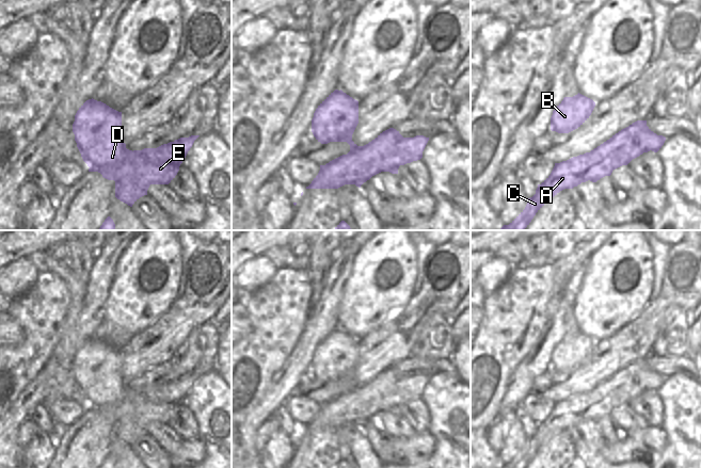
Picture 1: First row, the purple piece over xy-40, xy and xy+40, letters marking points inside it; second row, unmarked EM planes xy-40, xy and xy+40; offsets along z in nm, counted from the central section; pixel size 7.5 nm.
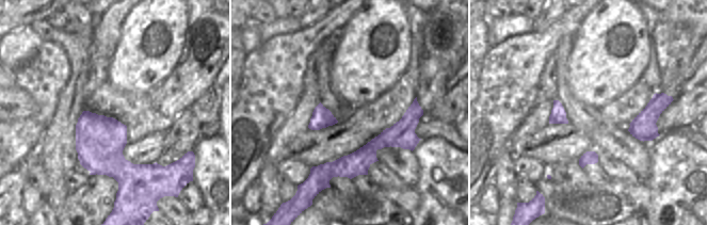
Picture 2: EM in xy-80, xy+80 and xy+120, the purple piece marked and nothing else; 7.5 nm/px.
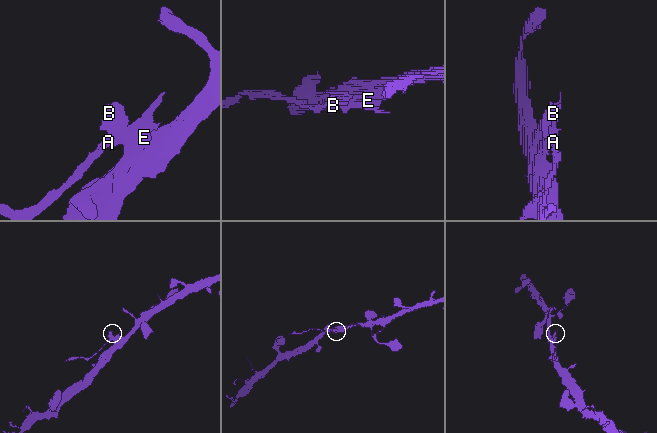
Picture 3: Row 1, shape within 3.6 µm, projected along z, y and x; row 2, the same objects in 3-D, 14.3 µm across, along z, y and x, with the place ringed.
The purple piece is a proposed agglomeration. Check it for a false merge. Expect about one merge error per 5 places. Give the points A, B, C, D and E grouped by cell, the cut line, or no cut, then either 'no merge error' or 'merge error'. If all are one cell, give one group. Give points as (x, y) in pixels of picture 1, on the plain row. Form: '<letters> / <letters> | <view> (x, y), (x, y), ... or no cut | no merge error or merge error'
A C / B D E | xy+40 (656, 373), (633, 376), (573, 424) | merge error

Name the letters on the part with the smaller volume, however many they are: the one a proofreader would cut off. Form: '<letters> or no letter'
A, C

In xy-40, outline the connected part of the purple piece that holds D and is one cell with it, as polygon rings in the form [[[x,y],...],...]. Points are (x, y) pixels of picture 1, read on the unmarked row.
[[[93,337],[86,339],[77,350],[73,371],[83,400],[89,406],[109,406],[108,410],[99,411],[103,417],[115,420],[115,436],[130,446],[140,436],[147,434],[150,423],[169,423],[175,417],[188,390],[200,375],[180,376],[157,387],[133,389],[139,398],[127,398],[126,383],[122,377],[122,351]]]

